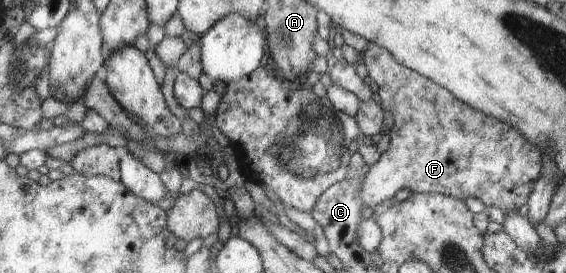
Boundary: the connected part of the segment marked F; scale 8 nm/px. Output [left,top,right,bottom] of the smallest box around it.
[360,43,544,213]

